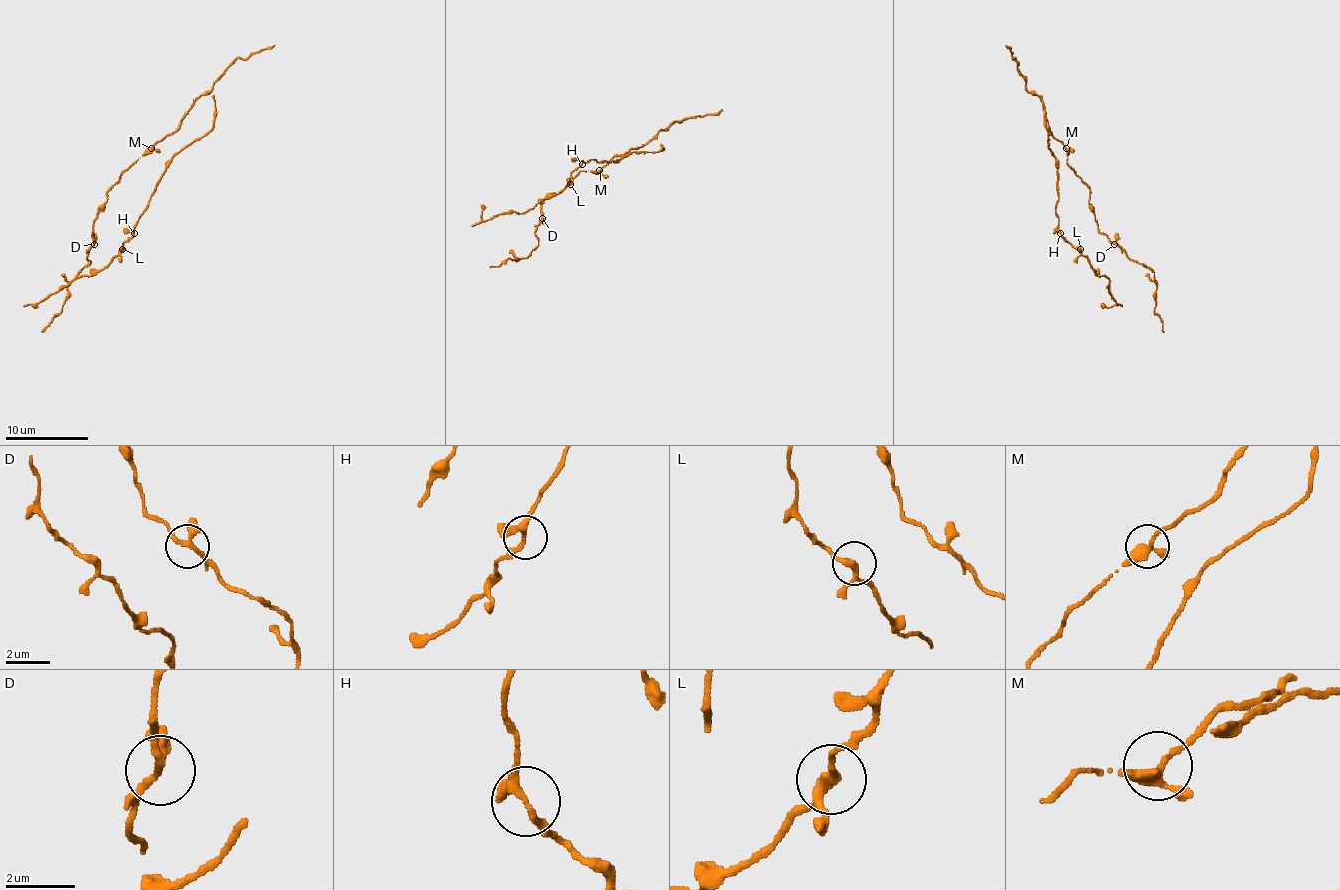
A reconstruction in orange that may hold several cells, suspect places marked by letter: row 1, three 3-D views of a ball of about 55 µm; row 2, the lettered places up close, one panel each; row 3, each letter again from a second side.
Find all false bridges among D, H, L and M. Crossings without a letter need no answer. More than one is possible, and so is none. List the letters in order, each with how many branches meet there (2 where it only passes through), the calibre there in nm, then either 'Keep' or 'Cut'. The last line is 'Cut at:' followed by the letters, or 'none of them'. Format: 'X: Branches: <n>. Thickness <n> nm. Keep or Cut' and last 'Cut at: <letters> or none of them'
D: Branches: 3. Thickness 220 nm. Keep
H: Branches: 3. Thickness 200 nm. Keep
L: Branches: 3. Thickness 240 nm. Keep
M: Branches: 3. Thickness 280 nm. Keep
Cut at: none of them

